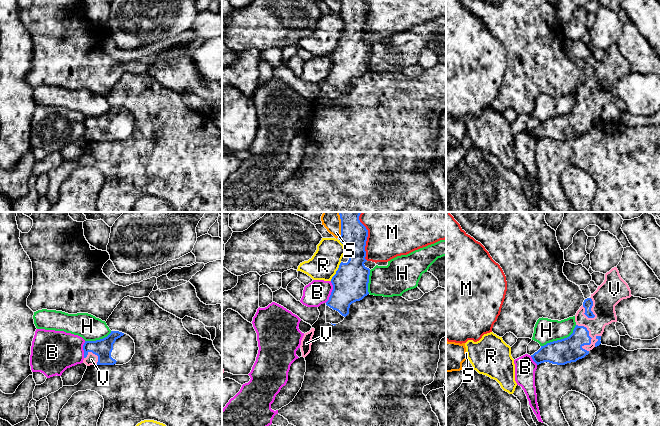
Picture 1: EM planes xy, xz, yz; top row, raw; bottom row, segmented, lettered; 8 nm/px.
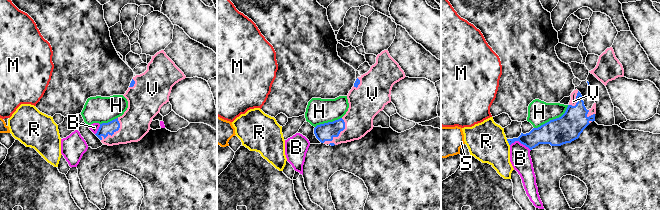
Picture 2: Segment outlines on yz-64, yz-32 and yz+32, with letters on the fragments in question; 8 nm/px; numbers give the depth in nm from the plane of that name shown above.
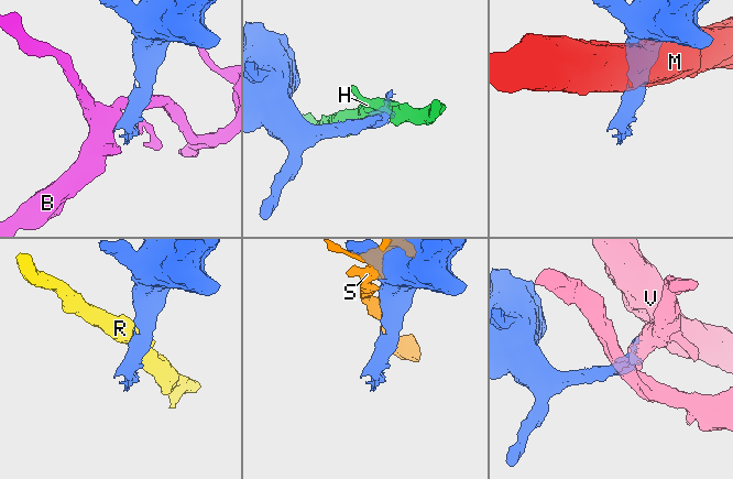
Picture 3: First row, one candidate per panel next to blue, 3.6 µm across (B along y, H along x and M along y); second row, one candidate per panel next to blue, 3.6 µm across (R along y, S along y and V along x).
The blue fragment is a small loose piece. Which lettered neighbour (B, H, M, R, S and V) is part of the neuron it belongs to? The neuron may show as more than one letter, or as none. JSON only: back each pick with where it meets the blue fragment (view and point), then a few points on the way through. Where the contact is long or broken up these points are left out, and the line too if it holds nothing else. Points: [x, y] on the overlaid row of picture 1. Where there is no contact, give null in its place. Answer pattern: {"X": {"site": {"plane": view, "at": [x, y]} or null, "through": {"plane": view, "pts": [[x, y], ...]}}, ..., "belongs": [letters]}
{"V": {"site": {"plane": "yz", "at": [591, 338]}}, "belongs": ["V"]}

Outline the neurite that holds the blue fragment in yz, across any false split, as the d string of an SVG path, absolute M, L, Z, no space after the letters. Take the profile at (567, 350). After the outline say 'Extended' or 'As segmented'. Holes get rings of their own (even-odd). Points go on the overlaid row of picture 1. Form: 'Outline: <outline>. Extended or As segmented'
Outline: M617 267L605 274L604 282L584 300L575 315L573 333L564 339L547 343L531 355L539 365L549 362L557 365L576 362L601 344L606 325L617 322L615 306L623 299L630 298L631 290L621 278Z. Extended

